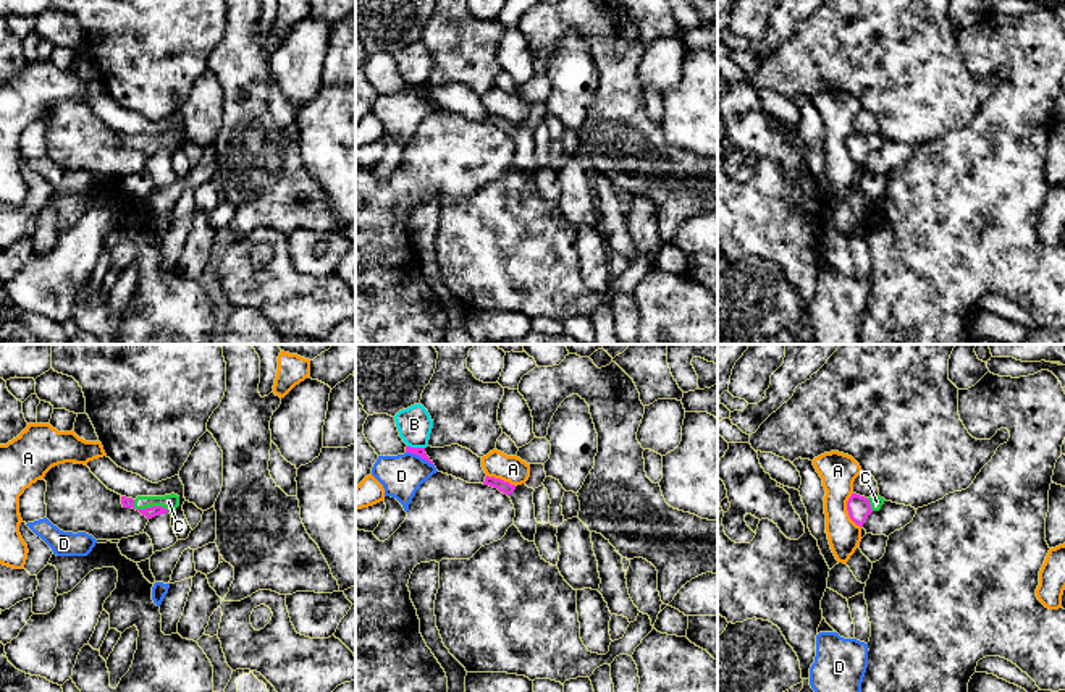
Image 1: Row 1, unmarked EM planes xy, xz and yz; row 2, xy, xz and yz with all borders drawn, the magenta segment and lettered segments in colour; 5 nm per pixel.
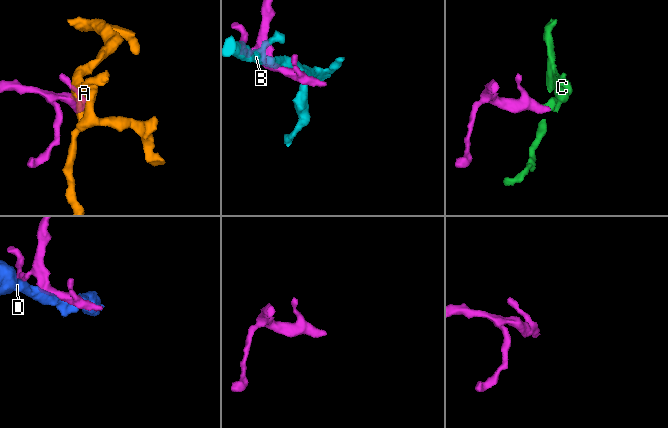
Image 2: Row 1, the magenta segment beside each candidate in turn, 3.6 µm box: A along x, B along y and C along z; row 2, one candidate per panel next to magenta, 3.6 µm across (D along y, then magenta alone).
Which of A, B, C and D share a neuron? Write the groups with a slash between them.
A / B / C / D

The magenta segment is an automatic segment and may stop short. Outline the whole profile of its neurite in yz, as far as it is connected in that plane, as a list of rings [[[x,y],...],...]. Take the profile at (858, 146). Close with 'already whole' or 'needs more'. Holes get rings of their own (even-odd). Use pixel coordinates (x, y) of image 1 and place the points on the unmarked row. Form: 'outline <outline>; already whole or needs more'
outline [[[852,131],[852,134],[847,139],[847,149],[848,149],[850,157],[857,163],[863,165],[865,158],[868,157],[868,154],[873,149],[879,149],[881,144],[884,142],[884,139],[886,137],[881,136],[879,133],[865,136],[865,134],[860,134],[857,131]]]; needs more

